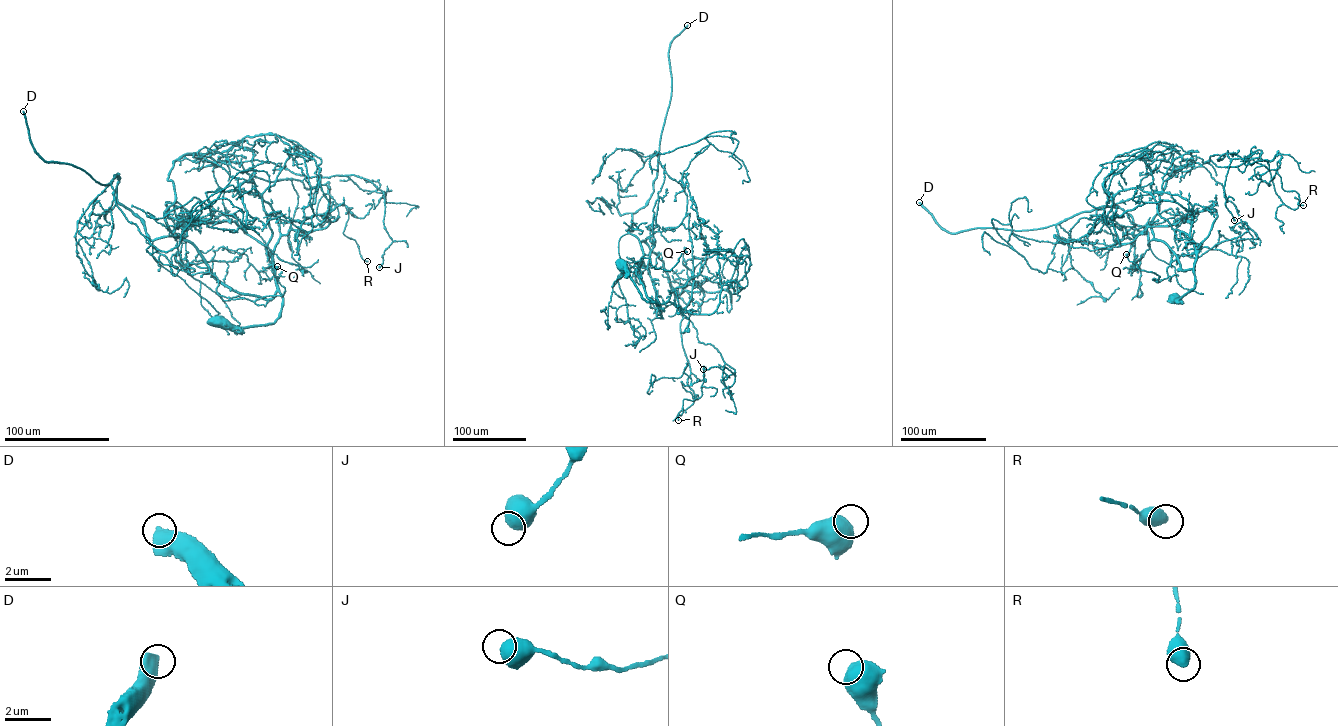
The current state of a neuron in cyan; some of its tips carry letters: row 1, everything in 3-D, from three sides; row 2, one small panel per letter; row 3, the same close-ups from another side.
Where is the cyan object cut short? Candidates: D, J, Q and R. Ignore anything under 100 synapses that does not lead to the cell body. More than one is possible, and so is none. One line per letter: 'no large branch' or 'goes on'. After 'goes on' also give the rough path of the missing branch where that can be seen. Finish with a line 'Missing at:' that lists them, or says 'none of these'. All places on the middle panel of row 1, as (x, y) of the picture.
D: goes on
J: no large branch
Q: no large branch
R: no large branch
Missing at: D

